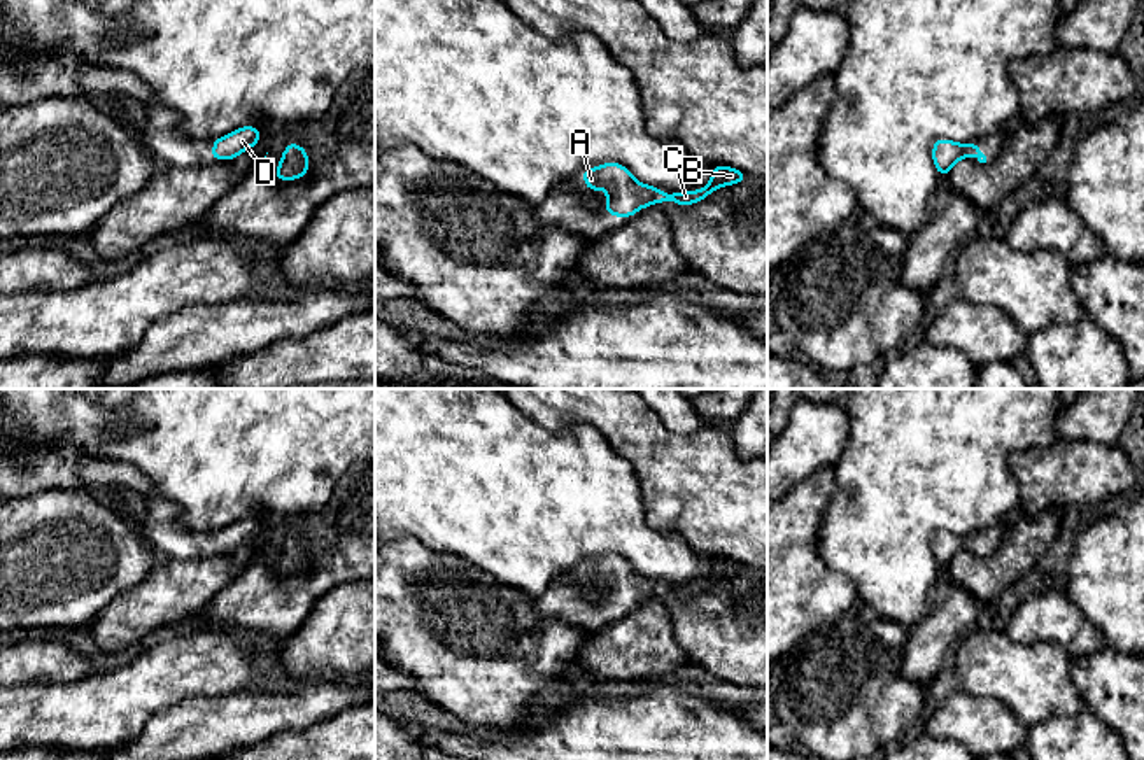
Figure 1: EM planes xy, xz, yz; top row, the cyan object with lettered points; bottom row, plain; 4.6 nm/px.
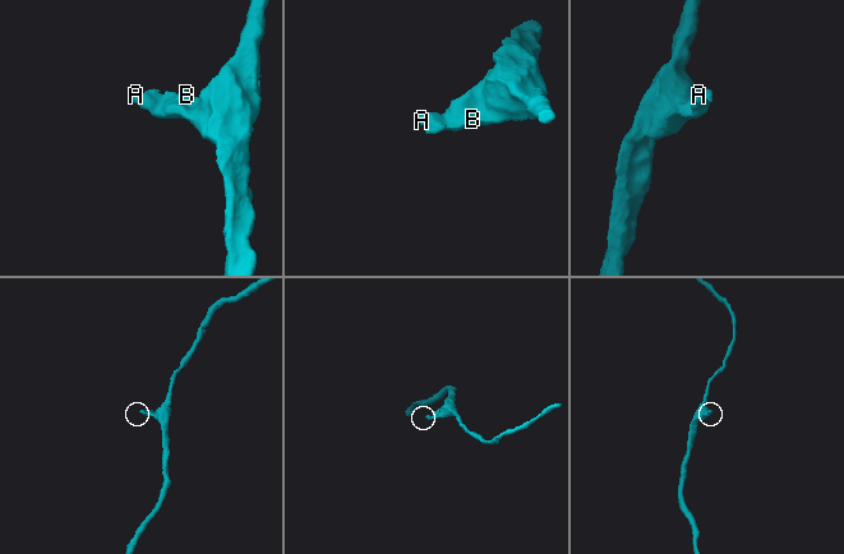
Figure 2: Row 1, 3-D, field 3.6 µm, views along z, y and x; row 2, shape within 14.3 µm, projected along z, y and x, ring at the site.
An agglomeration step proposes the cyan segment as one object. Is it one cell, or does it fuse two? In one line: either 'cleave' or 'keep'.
keep

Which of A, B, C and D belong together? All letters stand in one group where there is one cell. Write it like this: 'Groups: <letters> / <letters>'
Groups: A B C D

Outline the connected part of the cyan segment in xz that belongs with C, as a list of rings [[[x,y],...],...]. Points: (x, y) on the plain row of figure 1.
[[[608,553],[601,559],[582,564],[582,573],[587,576],[590,585],[599,583],[601,578],[606,580],[604,602],[608,608],[617,609],[634,609],[639,601],[655,597],[659,594],[674,594],[681,599],[694,597],[703,594],[715,581],[741,576],[746,571],[748,567],[741,562],[715,557],[711,562],[711,571],[703,581],[664,587],[662,581],[638,574],[624,557],[615,553]]]

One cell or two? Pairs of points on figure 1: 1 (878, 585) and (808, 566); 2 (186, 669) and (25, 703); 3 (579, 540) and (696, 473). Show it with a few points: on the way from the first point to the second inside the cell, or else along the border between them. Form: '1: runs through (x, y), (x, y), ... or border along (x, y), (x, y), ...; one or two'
1: border along (819, 548), (824, 562), (854, 584), (859, 605); two
2: runs through (146, 685), (120, 703), (65, 703); one
3: border along (631, 464), (643, 519), (652, 527), (671, 533); two

